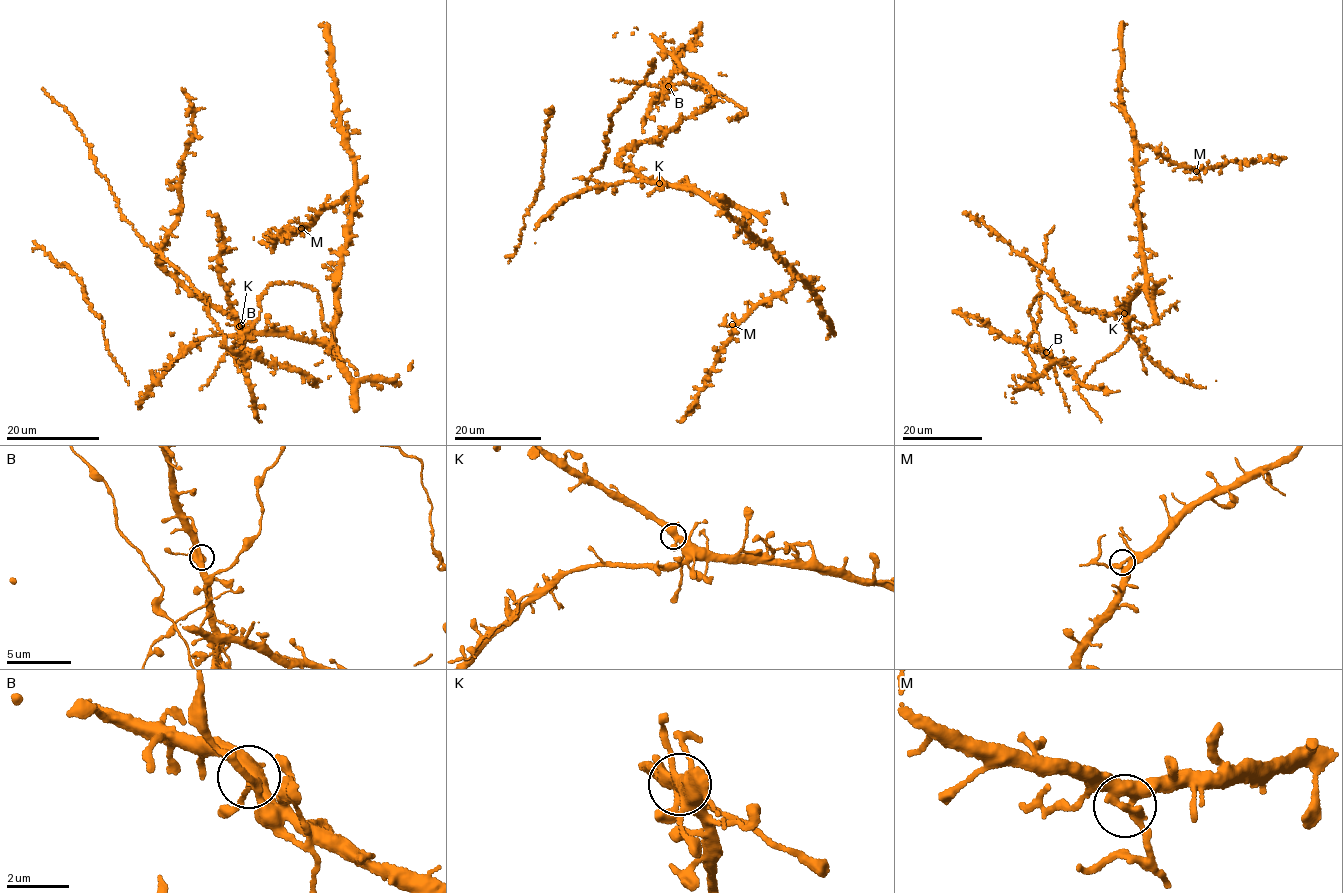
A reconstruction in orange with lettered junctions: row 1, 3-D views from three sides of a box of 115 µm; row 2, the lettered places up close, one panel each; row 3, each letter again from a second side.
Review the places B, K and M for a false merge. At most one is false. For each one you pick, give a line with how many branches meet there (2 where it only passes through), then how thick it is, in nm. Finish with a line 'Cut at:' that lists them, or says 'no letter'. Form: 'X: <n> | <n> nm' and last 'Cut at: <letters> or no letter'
M: 3 | 360 nm
Cut at: M

